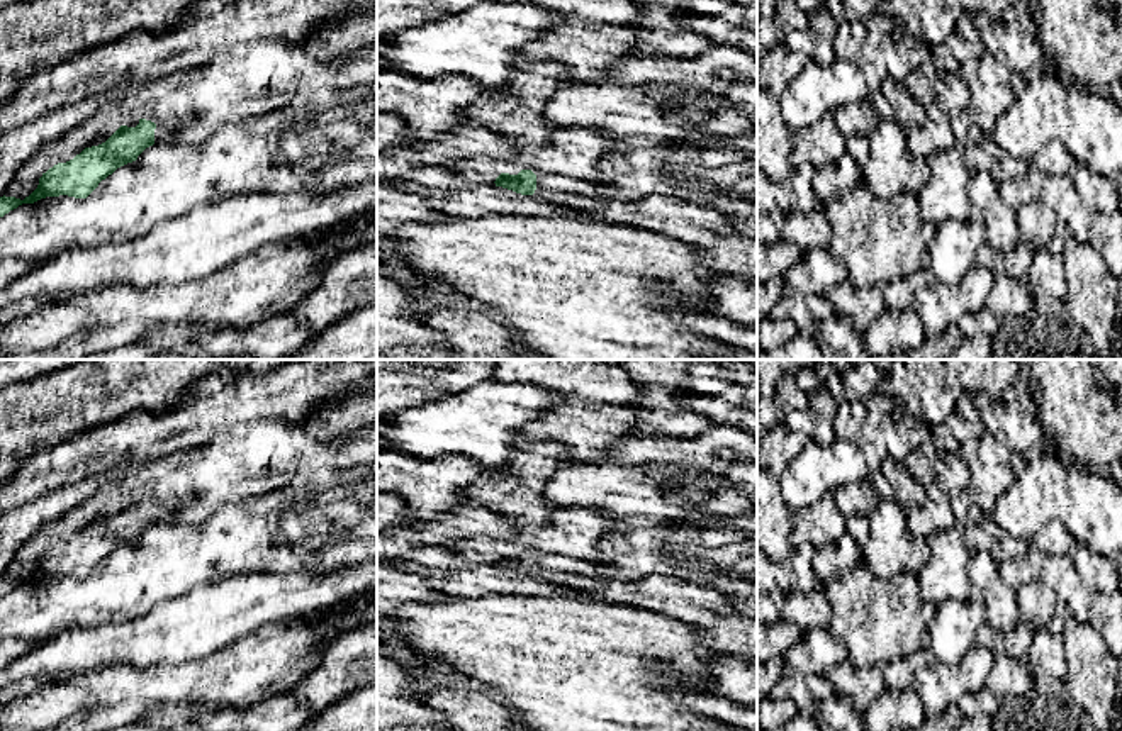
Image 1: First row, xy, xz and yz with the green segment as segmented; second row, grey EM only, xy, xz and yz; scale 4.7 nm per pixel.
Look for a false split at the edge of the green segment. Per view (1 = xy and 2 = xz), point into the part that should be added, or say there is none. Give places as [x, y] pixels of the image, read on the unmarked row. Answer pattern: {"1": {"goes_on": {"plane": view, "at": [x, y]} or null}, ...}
{"1": {"goes_on": {"plane": "xy", "at": [172, 502]}}, "2": {"goes_on": {"plane": "xz", "at": [734, 633]}}}

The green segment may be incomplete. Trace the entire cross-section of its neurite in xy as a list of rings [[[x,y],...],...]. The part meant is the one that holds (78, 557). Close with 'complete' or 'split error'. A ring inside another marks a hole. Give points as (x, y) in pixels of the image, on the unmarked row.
[[[168,495],[158,502],[139,499],[136,507],[121,505],[105,522],[85,527],[73,539],[42,553],[37,568],[24,580],[0,577],[0,597],[22,583],[34,583],[46,577],[87,578],[117,548],[136,541],[146,527],[160,524],[166,514],[180,511],[185,502],[182,497]]] | split error

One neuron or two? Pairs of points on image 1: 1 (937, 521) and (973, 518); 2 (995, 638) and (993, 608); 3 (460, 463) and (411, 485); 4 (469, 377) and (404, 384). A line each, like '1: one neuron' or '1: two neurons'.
1: two neurons
2: two neurons
3: one neuron
4: one neuron

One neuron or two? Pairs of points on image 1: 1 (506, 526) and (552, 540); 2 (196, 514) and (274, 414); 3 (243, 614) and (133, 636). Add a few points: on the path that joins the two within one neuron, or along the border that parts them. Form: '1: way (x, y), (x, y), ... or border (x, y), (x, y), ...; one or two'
1: border (520, 531), (511, 540); two
2: border (291, 421), (253, 419), (231, 426); two
3: way (216, 614), (194, 626), (160, 636); one

